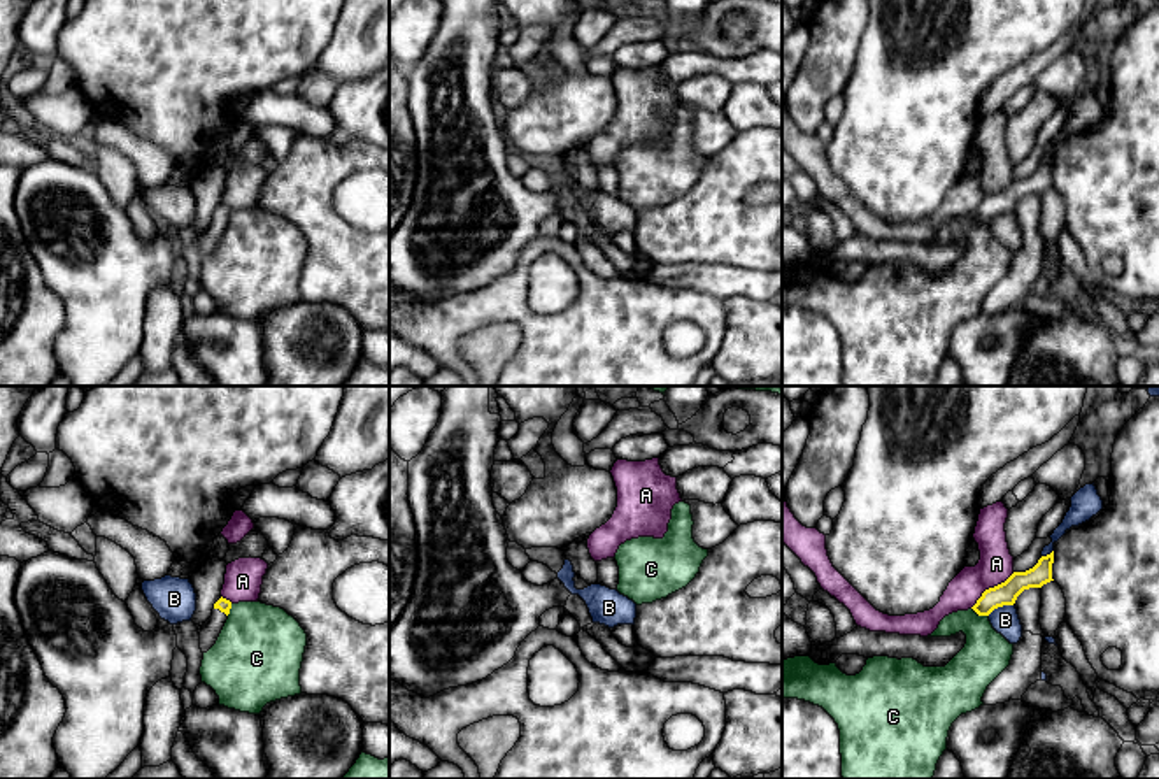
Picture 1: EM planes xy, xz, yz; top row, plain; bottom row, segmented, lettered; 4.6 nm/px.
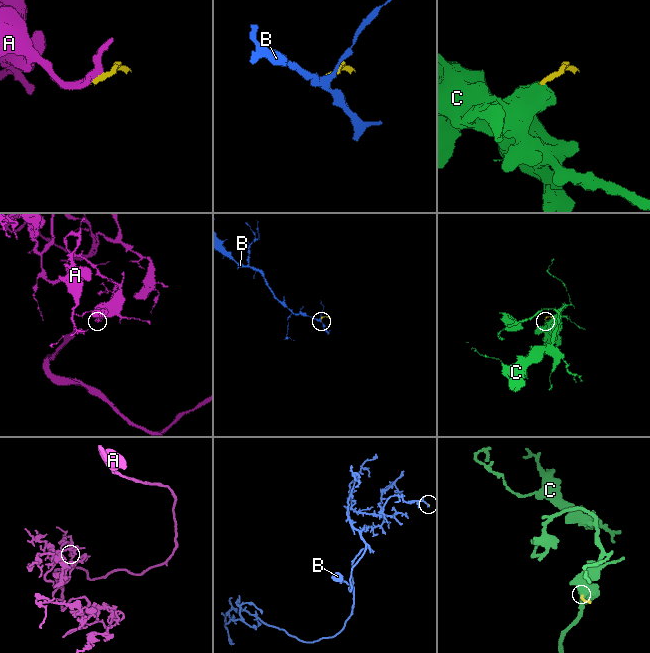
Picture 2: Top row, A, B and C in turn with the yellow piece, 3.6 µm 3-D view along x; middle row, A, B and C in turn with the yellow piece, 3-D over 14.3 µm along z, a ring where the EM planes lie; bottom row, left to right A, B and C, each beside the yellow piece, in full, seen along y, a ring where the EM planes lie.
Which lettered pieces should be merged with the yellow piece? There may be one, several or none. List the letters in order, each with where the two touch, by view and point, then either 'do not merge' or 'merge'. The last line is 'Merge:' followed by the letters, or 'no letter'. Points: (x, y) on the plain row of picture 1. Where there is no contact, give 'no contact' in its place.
A: yz (991, 195) | do not merge
B: yz (1000, 213) | do not merge
C: yz (981, 221) | do not merge
Merge: no letter

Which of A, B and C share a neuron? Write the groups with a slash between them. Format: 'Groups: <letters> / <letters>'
Groups: A / B / C

